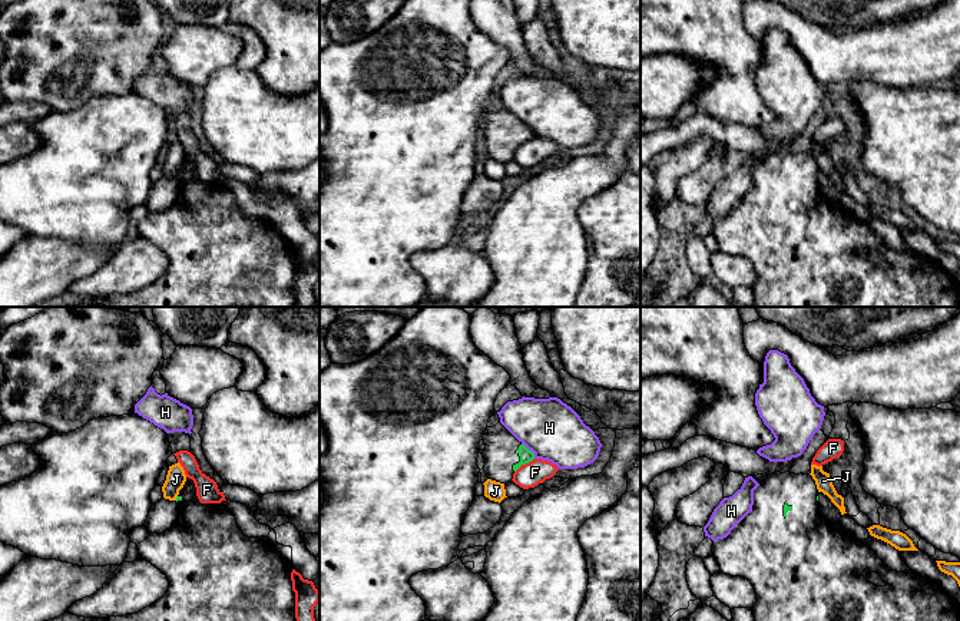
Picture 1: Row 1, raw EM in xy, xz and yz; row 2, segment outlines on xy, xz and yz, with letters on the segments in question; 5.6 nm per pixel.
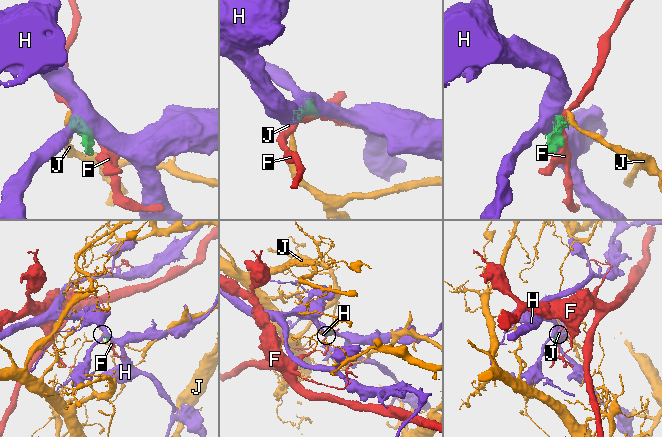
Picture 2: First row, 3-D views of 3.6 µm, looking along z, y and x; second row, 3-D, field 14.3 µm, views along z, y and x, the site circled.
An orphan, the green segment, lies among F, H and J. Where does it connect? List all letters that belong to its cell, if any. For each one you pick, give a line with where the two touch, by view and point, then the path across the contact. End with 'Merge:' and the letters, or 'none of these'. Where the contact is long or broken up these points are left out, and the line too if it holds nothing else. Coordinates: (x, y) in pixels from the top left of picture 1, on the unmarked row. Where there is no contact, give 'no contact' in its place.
Merge: none of these

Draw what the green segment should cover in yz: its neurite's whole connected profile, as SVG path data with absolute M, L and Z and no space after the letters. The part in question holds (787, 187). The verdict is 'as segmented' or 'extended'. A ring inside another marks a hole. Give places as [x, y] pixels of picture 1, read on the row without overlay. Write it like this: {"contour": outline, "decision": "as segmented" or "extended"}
{"contour": "M774 151L768 153L768 156L754 169L752 189L735 204L726 217L718 218L712 224L712 232L724 252L731 255L742 255L752 262L757 271L757 283L752 287L755 295L754 307L960 307L960 283L957 280L944 271L940 264L921 257L917 252L897 251L885 245L871 227L861 219L851 217L847 209L838 204L838 201L827 199L821 194L817 174L818 168L811 153ZM863 251L877 251L885 264L877 265L868 261L861 254Z", "decision": "extended"}

